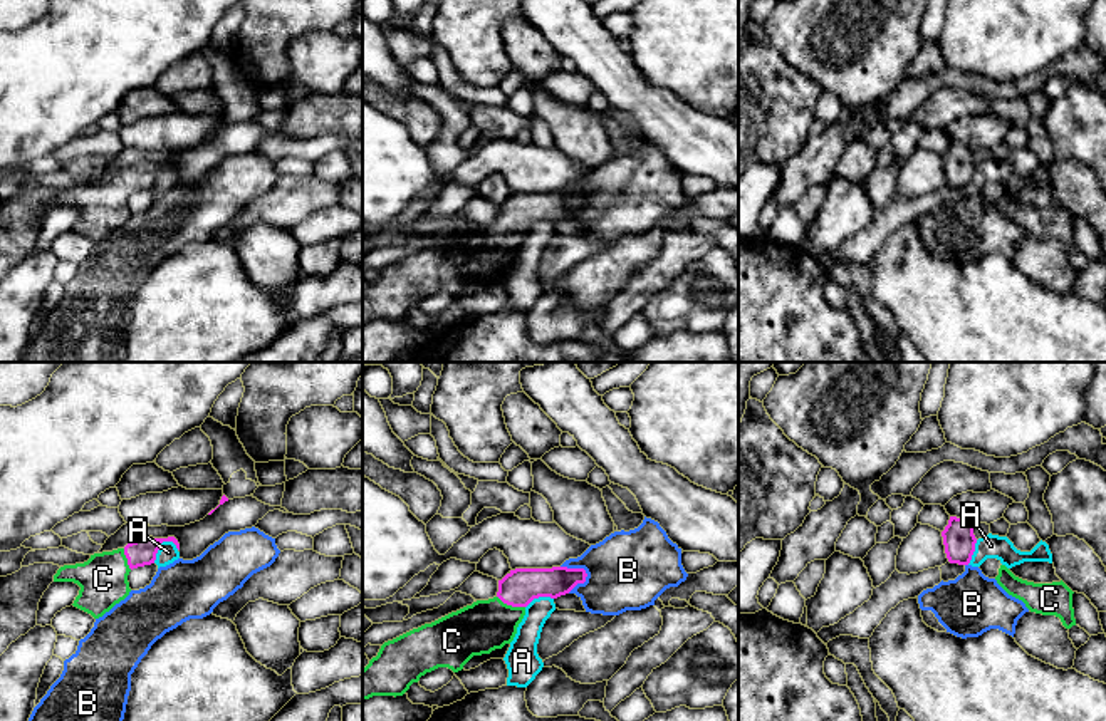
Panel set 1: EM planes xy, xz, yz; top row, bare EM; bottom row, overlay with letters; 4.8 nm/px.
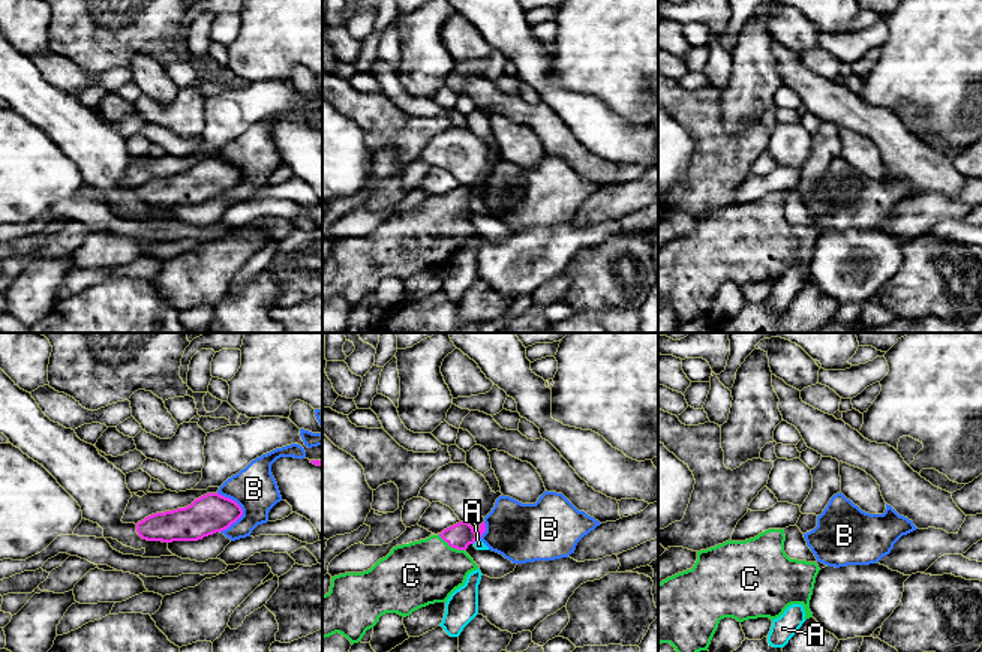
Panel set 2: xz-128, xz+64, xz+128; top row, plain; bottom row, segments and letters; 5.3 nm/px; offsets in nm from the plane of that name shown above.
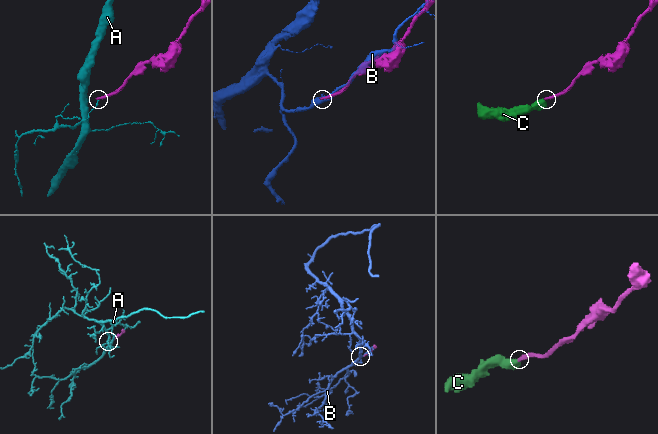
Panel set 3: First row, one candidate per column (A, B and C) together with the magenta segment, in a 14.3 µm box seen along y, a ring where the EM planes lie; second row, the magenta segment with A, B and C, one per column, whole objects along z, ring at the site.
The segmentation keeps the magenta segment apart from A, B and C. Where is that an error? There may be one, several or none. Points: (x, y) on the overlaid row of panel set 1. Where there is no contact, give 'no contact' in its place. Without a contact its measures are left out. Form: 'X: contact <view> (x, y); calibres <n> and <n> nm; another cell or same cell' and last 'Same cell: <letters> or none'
A: contact xy (160, 544); calibres 130 and 90 nm; another cell
B: contact xz (583, 582); calibres 150 and 380 nm; another cell
C: contact xz (511, 604); calibres 170 and 240 nm; same cell
Same cell: C

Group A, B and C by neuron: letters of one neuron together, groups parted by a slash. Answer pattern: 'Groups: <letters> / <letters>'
Groups: A / B / C

